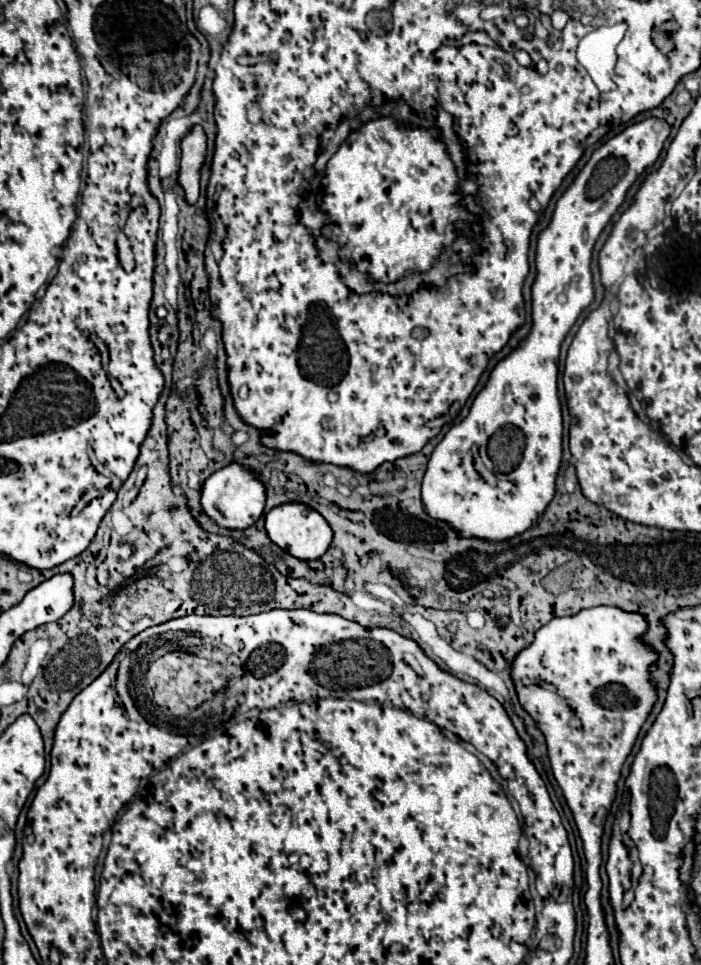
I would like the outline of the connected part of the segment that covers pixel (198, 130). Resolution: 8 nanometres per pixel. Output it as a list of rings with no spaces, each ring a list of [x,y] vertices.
[[[195,126],[181,144],[183,156],[181,156],[181,174],[179,182],[185,190],[187,202],[195,204],[199,198],[199,178],[201,178],[201,168],[205,162],[205,150],[207,150],[207,136],[201,126]]]

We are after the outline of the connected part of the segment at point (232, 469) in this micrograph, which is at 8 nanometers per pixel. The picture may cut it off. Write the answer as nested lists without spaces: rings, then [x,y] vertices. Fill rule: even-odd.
[[[231,462],[223,466],[221,470],[213,472],[201,490],[201,504],[205,514],[215,520],[223,528],[233,528],[233,530],[245,530],[251,524],[255,524],[265,508],[267,500],[267,490],[263,488],[263,482],[259,480],[259,474],[243,464]]]

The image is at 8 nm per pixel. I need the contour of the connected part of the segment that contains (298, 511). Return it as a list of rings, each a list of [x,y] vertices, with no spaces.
[[[305,504],[275,506],[265,516],[265,528],[267,528],[269,538],[279,548],[283,548],[285,552],[289,552],[291,556],[295,556],[299,560],[317,560],[317,558],[321,558],[327,552],[327,548],[333,540],[333,530],[327,524],[327,520],[319,512],[315,512],[313,508],[307,508]]]

